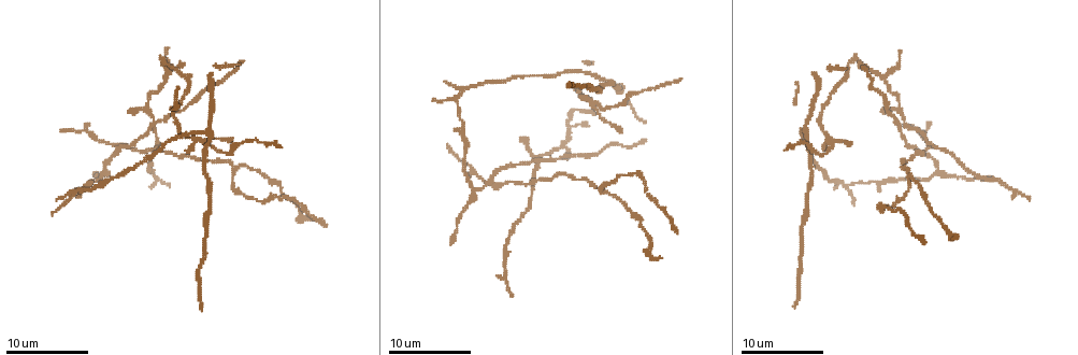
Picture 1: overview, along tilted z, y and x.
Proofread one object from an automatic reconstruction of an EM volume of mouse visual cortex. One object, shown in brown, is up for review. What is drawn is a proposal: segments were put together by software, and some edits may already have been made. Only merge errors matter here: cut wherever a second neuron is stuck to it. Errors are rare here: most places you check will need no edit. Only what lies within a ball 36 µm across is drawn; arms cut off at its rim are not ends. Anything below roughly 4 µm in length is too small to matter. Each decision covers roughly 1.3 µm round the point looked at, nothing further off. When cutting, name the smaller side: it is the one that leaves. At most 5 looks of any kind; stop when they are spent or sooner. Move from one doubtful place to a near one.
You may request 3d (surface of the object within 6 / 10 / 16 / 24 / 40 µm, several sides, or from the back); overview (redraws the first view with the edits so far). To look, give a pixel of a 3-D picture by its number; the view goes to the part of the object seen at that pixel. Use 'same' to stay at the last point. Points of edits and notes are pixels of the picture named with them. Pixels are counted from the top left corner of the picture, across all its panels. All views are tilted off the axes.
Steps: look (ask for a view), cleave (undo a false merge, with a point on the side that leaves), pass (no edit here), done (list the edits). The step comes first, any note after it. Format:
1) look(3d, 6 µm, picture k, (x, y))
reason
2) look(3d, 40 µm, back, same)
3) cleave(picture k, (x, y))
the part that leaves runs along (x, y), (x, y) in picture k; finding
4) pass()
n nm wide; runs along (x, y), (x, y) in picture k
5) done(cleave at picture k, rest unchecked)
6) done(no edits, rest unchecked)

look(3d, 16 µm, picture 1, (907, 179))
three-way junction

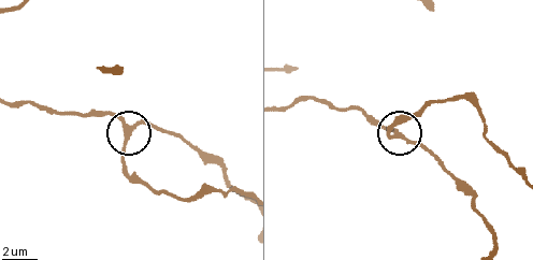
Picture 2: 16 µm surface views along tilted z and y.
pass()
210 nm wide; runs along (12, 103), (104, 114), (127, 132), (150, 125), (174, 132) in picture 2; continuous, no second neuron

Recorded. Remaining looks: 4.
look(3d, 10 µm, picture 1, (538, 166))
a fork

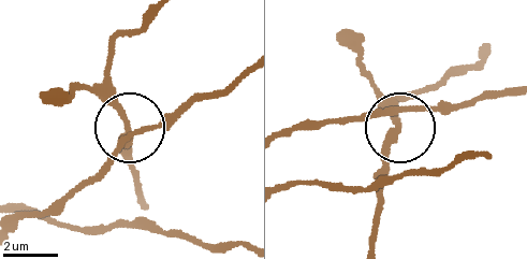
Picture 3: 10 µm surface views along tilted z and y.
pass()
side arm 20 µm; 3 arms; one neuron here

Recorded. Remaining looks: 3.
look(3d, 10 µm, picture 1, (493, 178))
four arms meet

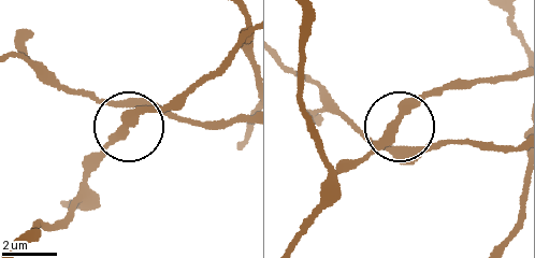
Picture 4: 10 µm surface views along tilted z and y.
pass()
260 nm wide; runs along (309, 120), (338, 170), (393, 130), (401, 145), (432, 145) in picture 4; one neuron here

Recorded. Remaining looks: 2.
done(no edits, rest unchecked)

